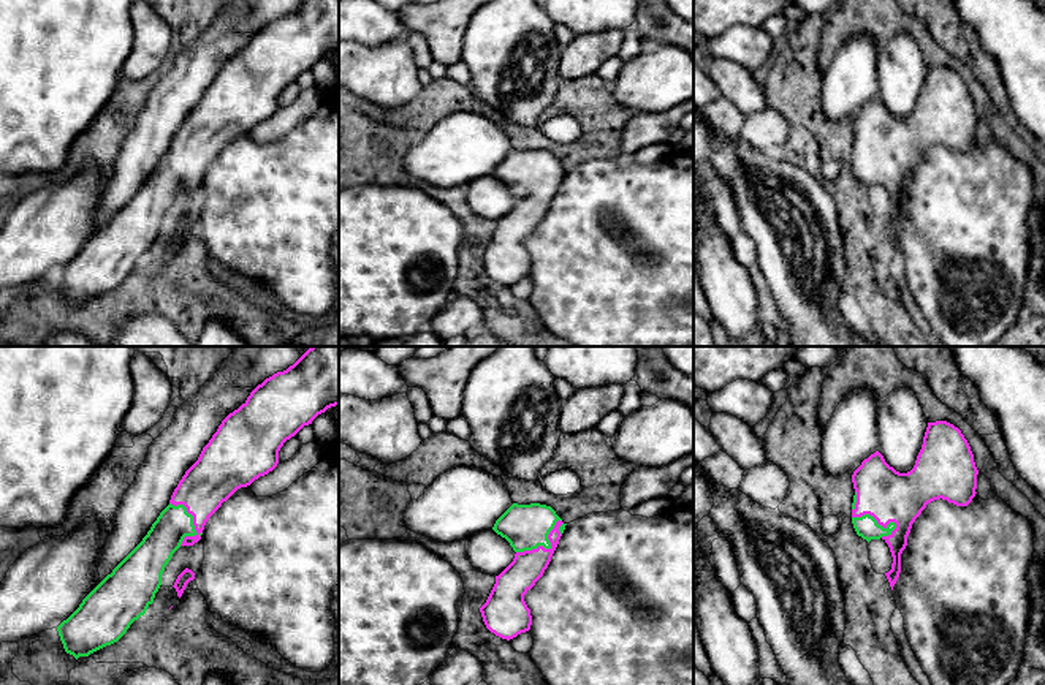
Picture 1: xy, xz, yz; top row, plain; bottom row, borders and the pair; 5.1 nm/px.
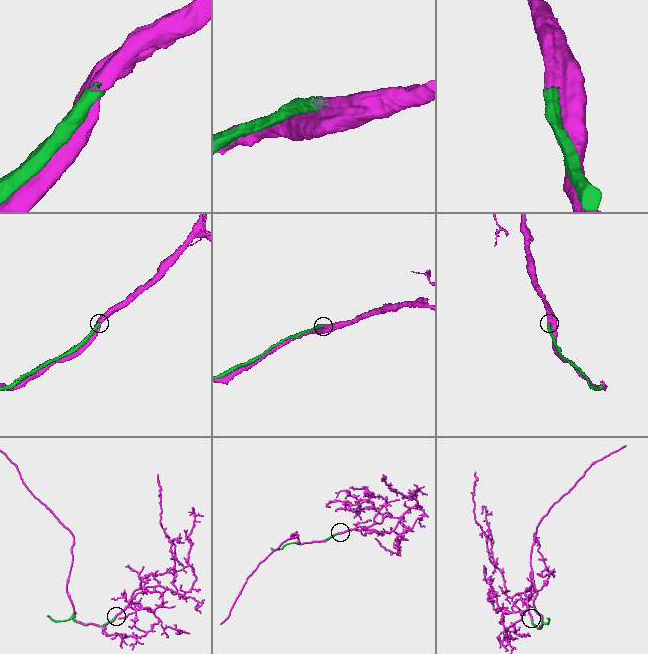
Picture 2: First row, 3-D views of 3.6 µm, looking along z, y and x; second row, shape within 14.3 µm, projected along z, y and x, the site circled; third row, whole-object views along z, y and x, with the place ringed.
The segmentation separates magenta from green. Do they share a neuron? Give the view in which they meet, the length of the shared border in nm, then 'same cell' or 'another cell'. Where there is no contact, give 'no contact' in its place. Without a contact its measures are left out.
contact in xz; length 280 nm; same cell

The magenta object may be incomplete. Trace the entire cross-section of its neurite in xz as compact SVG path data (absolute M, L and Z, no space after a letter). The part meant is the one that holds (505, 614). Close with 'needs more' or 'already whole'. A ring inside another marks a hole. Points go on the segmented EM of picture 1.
M513 503L492 530L513 547L513 562L496 576L496 584L480 607L486 628L502 639L513 639L530 630L532 615L524 595L548 568L565 530L551 506Z; needs more

